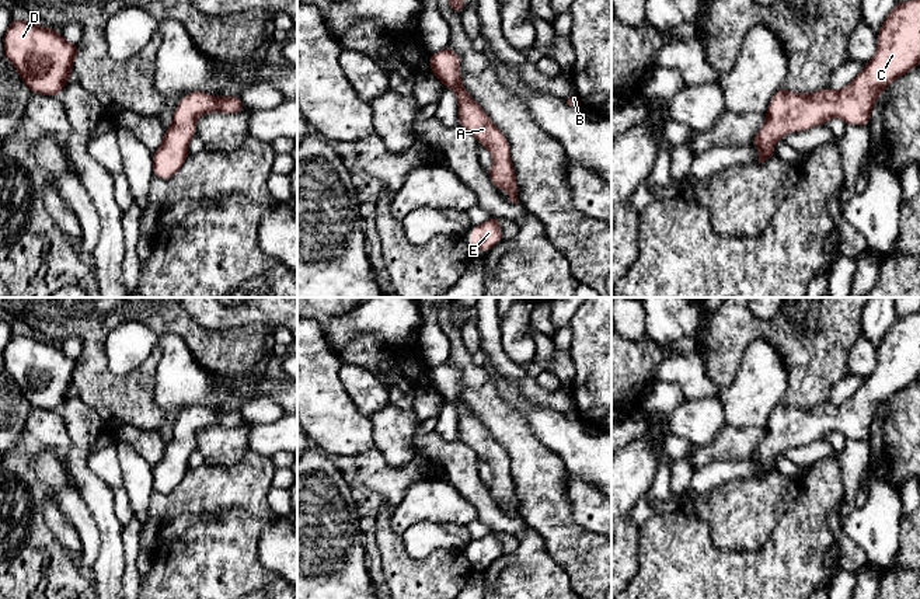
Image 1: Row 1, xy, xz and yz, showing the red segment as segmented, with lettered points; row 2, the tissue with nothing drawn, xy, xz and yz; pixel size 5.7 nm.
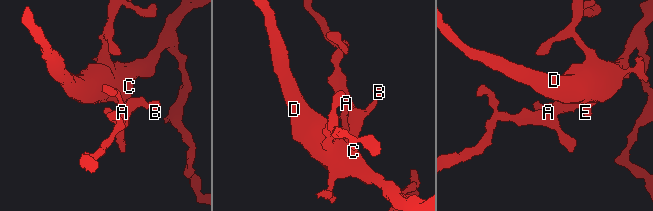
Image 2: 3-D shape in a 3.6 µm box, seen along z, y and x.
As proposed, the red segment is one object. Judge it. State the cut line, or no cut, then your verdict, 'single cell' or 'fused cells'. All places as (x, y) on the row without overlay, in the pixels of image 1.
no cut | single cell

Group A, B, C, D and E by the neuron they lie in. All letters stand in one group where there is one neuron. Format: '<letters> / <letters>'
A B C D E

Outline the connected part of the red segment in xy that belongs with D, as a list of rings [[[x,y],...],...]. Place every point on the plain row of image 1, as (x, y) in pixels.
[[[13,334],[4,349],[4,368],[32,408],[58,411],[73,390],[79,365],[80,361],[66,356],[60,346],[22,334]]]

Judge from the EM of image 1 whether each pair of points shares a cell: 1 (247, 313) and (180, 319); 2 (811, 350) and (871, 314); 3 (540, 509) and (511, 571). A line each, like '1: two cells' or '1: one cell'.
1: two cells
2: two cells
3: two cells

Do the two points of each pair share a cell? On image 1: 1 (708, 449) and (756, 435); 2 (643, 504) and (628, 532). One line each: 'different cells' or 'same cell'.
1: same cell
2: different cells

